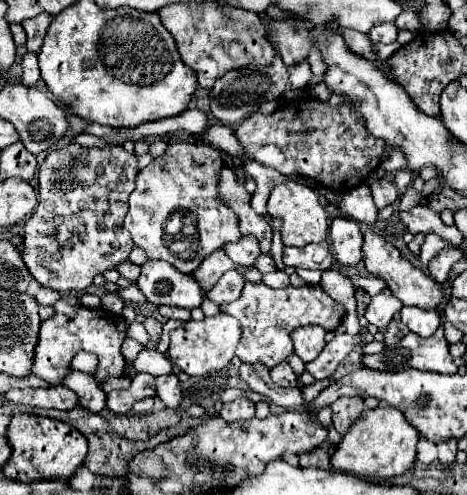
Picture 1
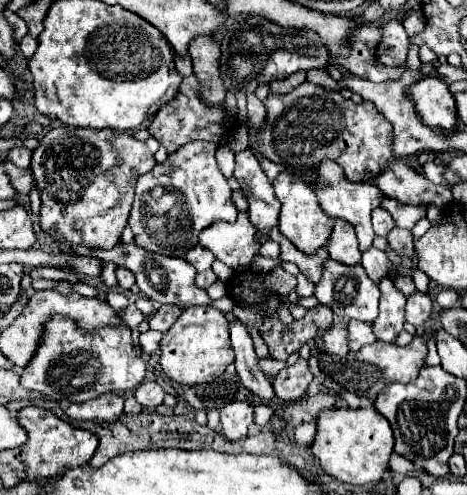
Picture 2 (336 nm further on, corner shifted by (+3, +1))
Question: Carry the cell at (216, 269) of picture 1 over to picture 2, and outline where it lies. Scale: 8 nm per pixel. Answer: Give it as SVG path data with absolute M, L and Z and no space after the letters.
M197 245L191 251L187 251L185 261L191 263L197 271L207 271L207 269L211 269L211 263L215 261L215 257L211 255L211 251L207 251L205 247L199 247Z

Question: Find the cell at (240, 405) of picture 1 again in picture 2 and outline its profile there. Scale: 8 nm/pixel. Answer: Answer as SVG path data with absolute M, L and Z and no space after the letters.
M233 401L219 409L221 415L221 435L229 441L239 441L247 437L247 429L253 423L253 407L245 401Z

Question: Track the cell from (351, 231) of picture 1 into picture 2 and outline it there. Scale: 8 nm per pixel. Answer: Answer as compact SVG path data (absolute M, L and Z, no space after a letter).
M335 219L335 227L333 227L333 233L329 237L327 251L329 251L333 261L345 263L345 265L361 263L361 251L357 247L355 229L343 219Z

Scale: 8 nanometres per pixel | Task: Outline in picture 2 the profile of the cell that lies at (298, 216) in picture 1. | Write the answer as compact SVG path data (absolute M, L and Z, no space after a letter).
M281 171L275 181L275 195L281 201L281 215L279 215L279 231L303 253L313 255L319 247L323 247L333 231L333 219L321 213L319 201L315 199L315 193L311 191L309 183L291 171Z

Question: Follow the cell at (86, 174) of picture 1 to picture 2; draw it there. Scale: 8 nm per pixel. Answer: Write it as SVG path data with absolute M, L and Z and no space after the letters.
M55 127L47 131L39 147L33 151L31 171L35 175L37 189L41 193L41 227L53 239L67 239L71 247L89 245L99 249L111 249L121 241L121 231L127 225L135 183L141 173L155 167L155 157L149 153L143 141L137 141L131 133L123 131L87 131L73 127Z

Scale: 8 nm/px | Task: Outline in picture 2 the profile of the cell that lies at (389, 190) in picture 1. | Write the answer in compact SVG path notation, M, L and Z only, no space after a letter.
M375 207L375 209L373 209L371 219L373 219L373 229L375 229L375 235L387 237L387 233L395 227L393 217L391 217L387 211L383 211L381 207Z

